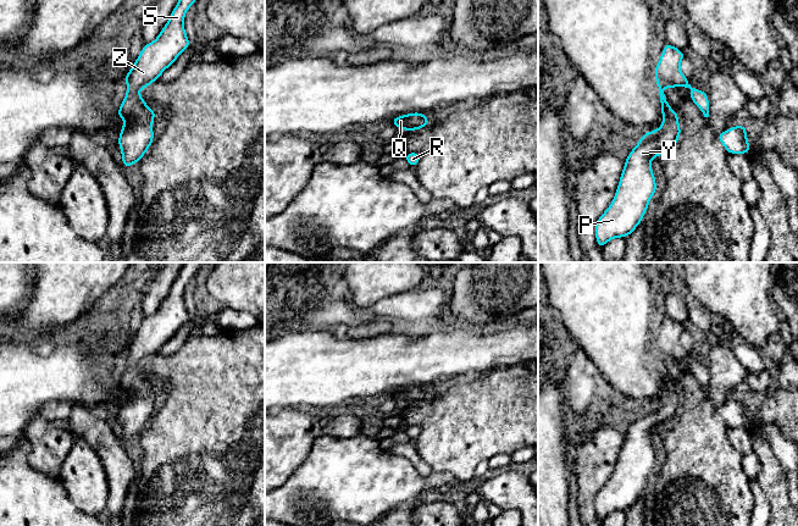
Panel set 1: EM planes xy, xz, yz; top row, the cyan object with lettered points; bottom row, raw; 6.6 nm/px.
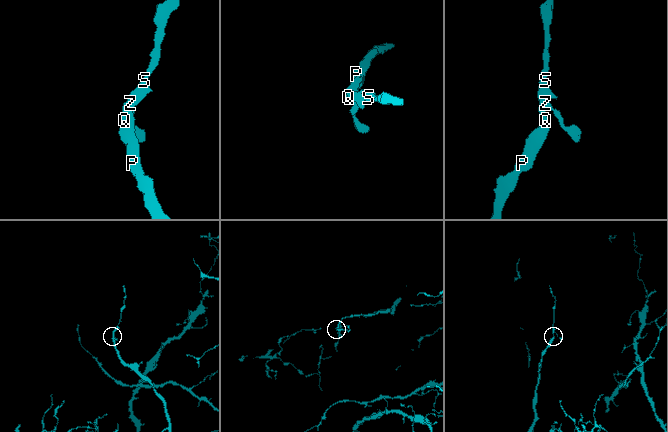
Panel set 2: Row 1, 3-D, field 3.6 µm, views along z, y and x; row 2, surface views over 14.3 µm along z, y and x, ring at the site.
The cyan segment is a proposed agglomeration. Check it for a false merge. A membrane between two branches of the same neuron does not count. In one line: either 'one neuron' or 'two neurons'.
one neuron

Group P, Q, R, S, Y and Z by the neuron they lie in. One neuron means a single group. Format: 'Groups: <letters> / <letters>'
Groups: P Q R S Y Z

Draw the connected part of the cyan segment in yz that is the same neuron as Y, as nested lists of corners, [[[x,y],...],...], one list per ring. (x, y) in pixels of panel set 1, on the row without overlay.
[[[669,316],[664,319],[660,333],[654,340],[664,397],[658,403],[644,406],[625,433],[615,470],[594,500],[597,517],[600,522],[614,511],[626,511],[642,495],[649,475],[656,465],[656,454],[650,436],[654,430],[661,430],[674,422],[681,409],[680,389],[670,381],[663,362],[689,361],[691,373],[704,391],[709,391],[706,365],[692,361],[680,342],[685,331],[686,328],[680,322]]]

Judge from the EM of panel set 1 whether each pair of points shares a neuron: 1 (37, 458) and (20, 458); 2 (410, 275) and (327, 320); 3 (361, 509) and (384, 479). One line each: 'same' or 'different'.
1: different
2: different
3: same

